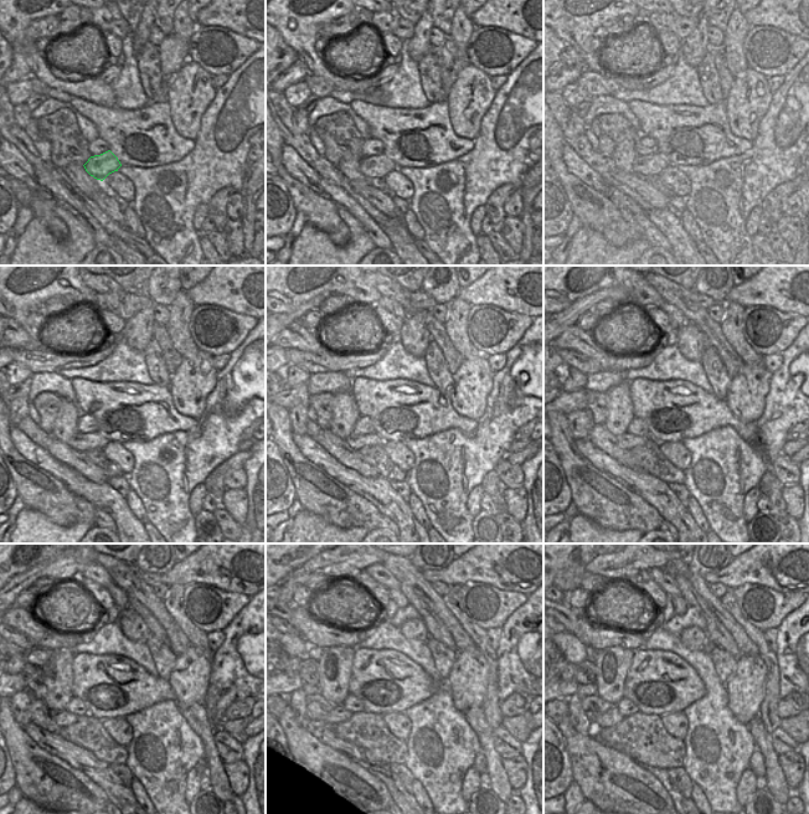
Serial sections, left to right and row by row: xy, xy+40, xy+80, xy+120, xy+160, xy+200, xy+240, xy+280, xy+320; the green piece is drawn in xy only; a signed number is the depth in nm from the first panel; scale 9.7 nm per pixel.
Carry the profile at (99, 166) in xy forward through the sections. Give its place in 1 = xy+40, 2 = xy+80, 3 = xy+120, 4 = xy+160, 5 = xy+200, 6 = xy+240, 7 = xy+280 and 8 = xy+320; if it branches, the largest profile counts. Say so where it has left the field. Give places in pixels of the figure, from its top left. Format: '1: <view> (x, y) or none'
1: xy+40 (374, 168)
2: xy+80 (654, 164)
3: xy+120 (82, 442)
4: xy+160 (356, 442)
5: xy+200 (627, 441)
6: xy+240 (63, 719)
7: xy+280 (338, 715)
8: xy+320 (612, 717)

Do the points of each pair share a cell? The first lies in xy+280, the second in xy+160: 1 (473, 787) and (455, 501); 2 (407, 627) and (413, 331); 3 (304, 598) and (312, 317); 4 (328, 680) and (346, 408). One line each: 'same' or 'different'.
1: different
2: same
3: same
4: same

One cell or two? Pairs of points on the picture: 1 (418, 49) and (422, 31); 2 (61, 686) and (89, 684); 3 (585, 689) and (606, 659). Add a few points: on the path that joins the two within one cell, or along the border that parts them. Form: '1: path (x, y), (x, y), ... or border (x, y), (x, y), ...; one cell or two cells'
1: path (420, 45), (421, 35); one cell
2: border (75, 657), (72, 663), (72, 695); two cells
3: border (593, 683), (598, 693); two cells

